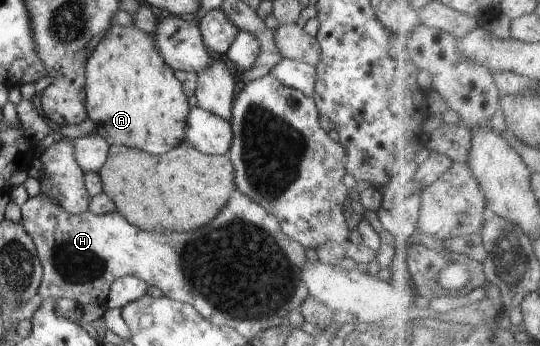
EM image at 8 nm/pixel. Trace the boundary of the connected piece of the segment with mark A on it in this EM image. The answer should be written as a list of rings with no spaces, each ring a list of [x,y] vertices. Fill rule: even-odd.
[[[113,24],[103,32],[103,38],[86,59],[85,107],[88,118],[95,124],[95,133],[107,143],[133,147],[151,155],[167,153],[184,140],[186,119],[190,112],[188,96],[182,83],[175,77],[175,70],[165,63],[157,51],[153,35],[133,25]]]

